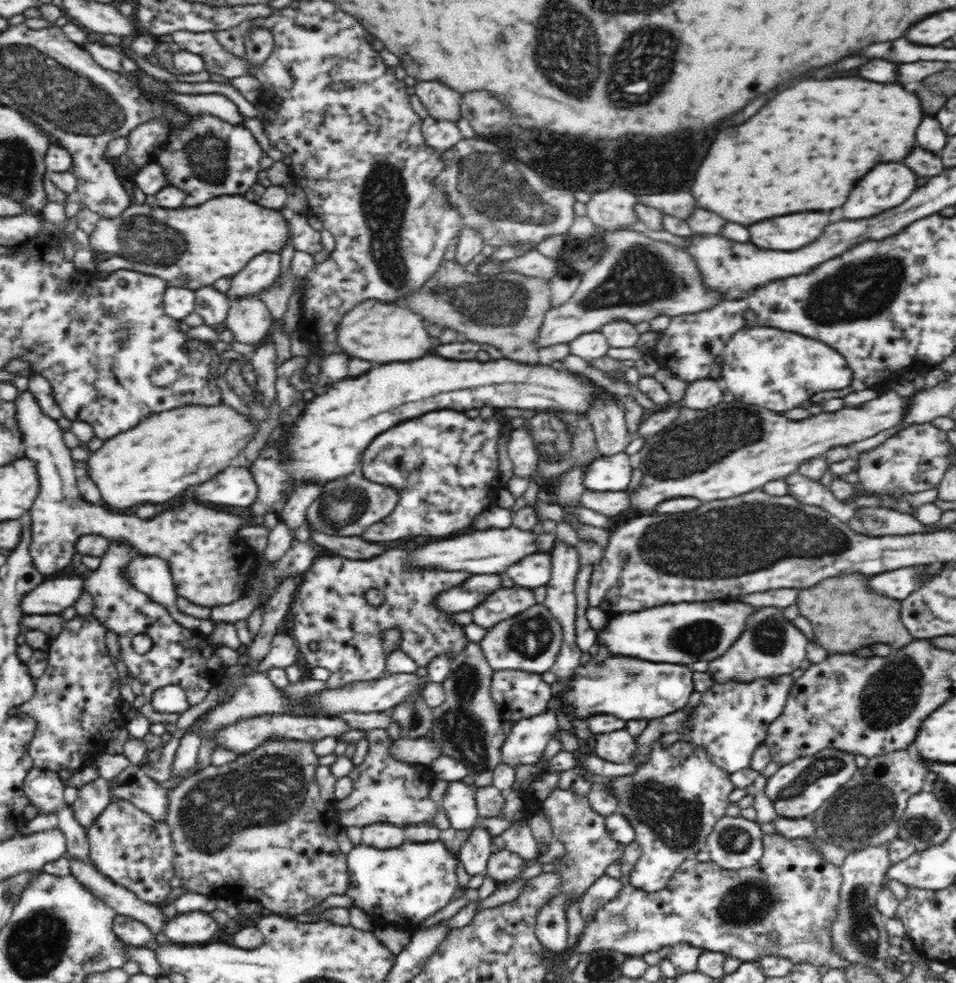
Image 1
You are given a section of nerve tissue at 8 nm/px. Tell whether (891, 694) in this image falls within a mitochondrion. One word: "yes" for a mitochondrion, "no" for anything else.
yes

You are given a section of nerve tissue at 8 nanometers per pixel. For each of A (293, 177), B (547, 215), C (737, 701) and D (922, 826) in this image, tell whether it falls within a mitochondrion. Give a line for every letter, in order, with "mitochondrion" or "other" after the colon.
A: other
B: mitochondrion
C: other
D: mitochondrion

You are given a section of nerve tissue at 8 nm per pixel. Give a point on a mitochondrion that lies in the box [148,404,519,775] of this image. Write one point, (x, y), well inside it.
(340, 507)

